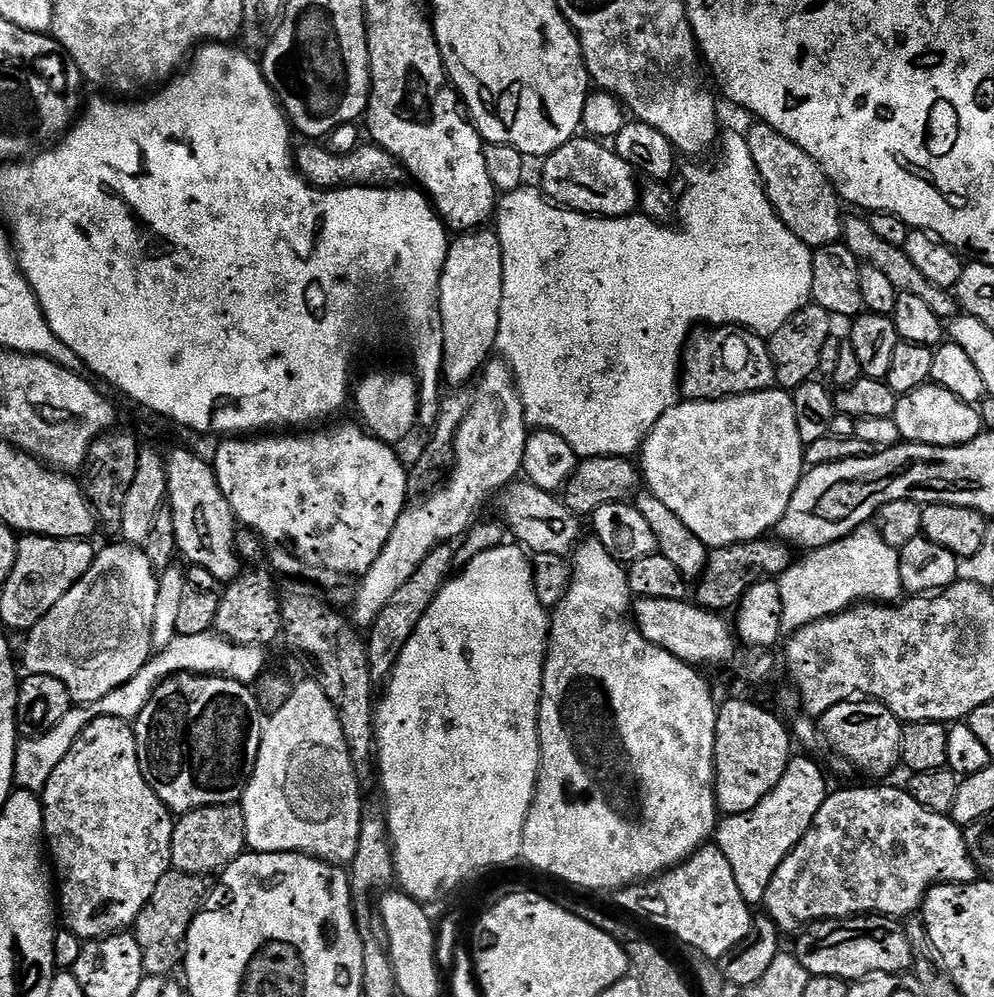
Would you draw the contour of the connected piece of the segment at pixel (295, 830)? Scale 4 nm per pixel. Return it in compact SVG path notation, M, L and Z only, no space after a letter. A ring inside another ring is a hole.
M309 678L301 684L297 683L292 693L277 713L269 715L264 720L264 733L262 742L258 746L258 758L254 762L252 776L248 779L248 785L242 797L242 807L246 818L246 844L254 852L302 852L306 856L317 856L319 860L325 860L328 864L337 866L351 865L354 854L358 850L358 834L360 833L360 817L366 811L366 805L360 801L360 788L362 782L356 776L356 767L350 758L350 750L346 746L346 734L342 730L342 722L338 722L338 714L326 698L326 690L322 690L319 680Z

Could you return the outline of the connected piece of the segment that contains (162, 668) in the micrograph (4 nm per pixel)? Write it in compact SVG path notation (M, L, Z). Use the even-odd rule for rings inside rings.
M214 632L177 636L168 648L153 655L148 663L142 666L142 670L138 670L138 674L134 674L134 678L130 678L130 682L126 682L118 690L106 694L106 698L102 698L98 702L87 706L72 707L66 714L66 718L62 718L62 722L58 722L58 726L54 726L54 730L39 737L40 748L17 747L15 783L25 792L43 793L54 766L58 766L58 762L62 762L62 758L66 758L70 746L74 746L74 742L91 720L97 720L100 716L117 716L119 720L134 722L138 718L138 714L142 714L146 702L152 697L152 691L168 677L178 672L195 672L196 675L226 676L251 685L265 671L265 652L267 651L261 645L246 647L232 644Z

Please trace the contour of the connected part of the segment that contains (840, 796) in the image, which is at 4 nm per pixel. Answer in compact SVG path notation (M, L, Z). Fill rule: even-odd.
M903 787L900 788L844 788L841 792L829 791L822 802L810 830L796 843L796 849L778 866L770 886L762 901L763 911L774 921L781 933L795 933L801 926L807 926L817 920L842 920L850 916L891 916L908 918L921 911L924 895L933 884L975 884L978 880L978 869L970 850L966 846L964 828L952 821L951 815L926 810L926 806L918 806L914 798Z

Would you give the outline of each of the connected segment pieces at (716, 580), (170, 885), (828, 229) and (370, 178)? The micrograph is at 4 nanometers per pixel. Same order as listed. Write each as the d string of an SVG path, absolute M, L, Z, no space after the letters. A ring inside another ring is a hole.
M779 538L747 540L741 544L711 549L704 572L698 577L694 588L695 603L710 612L727 613L727 608L732 610L739 605L740 599L750 590L750 586L760 580L779 578L792 565L793 559L793 549Z
M169 870L160 879L158 886L154 886L150 902L146 902L134 925L134 935L138 946L142 946L143 966L147 975L166 976L170 970L181 965L188 931L205 903L203 900L208 892L208 883L205 877Z
M756 122L753 125L746 132L747 145L758 172L762 174L767 196L782 222L810 249L839 243L843 237L842 201L825 172L801 147L768 124Z
M304 142L304 145L297 147L294 152L294 167L313 188L325 190L335 190L337 188L363 188L365 186L396 186L401 183L400 179L405 179L406 173L401 165L384 148L379 148L371 142L364 142L354 150L350 150L347 156L332 152L327 146L320 148L316 142Z

